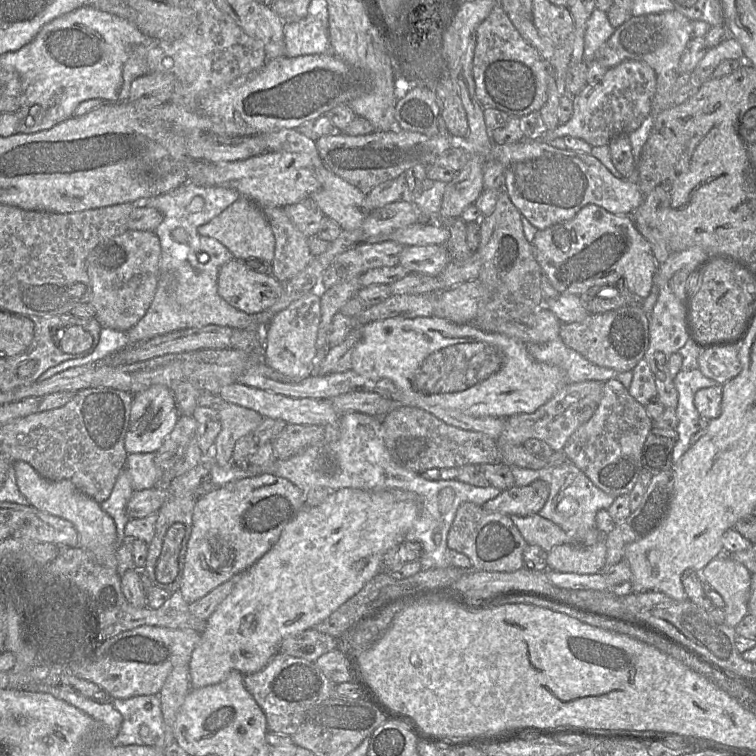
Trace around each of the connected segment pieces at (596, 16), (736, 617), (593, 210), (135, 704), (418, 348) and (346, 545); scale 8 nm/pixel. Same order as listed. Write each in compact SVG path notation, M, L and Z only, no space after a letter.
M594 9L587 23L584 34L583 60L595 61L596 51L610 38L615 28L610 24L607 13Z
M726 555L711 560L700 572L702 577L724 599L724 624L735 628L748 614L752 573Z
M588 204L570 220L538 230L531 242L542 275L558 295L576 295L599 286L599 280L619 276L638 299L651 292L657 262L649 242L635 226L631 215L616 215Z
M159 694L135 696L128 699L113 699L112 703L123 717L120 731L112 740L115 746L140 745L165 748L166 725Z
M434 316L408 318L390 318L372 322L363 327L362 337L357 343L352 354L352 369L357 374L377 381L383 378L391 380L397 389L407 398L402 398L397 393L391 394L390 398L399 401L400 406L424 407L424 404L437 405L446 409L458 410L473 417L497 417L506 419L510 416L522 413L532 413L550 400L561 388L566 385L563 372L556 366L536 361L528 352L527 344L517 341L501 333L485 332L471 324L456 324L443 318Z
M342 488L332 491L318 506L303 507L293 520L282 530L279 539L273 547L255 564L238 575L230 594L221 602L217 609L206 621L206 628L200 635L200 641L193 650L189 661L189 675L191 688L202 688L222 682L230 671L237 670L243 675L257 672L264 668L278 653L281 642L302 631L308 630L321 623L335 612L347 600L356 595L380 571L382 557L392 548L405 541L407 533L412 529L419 514L418 500L415 494L401 489L386 489L366 491L360 489Z

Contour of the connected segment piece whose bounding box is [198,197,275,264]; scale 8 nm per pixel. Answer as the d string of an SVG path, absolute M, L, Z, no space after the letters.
M240 197L209 223L201 226L198 231L203 236L213 237L221 242L236 260L258 258L271 264L273 262L275 238L270 223L261 207L249 199Z

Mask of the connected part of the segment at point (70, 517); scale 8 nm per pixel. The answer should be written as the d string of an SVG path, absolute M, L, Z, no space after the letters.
M13 463L17 485L29 505L71 522L79 535L79 546L90 551L103 566L117 570L117 532L113 519L92 498L80 491L71 481L51 481L42 477L29 463Z

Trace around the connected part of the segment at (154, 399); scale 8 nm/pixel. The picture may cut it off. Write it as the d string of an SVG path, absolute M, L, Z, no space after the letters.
M152 385L134 394L128 430L125 436L125 450L132 453L156 453L165 438L172 432L179 417L174 396L164 385Z

